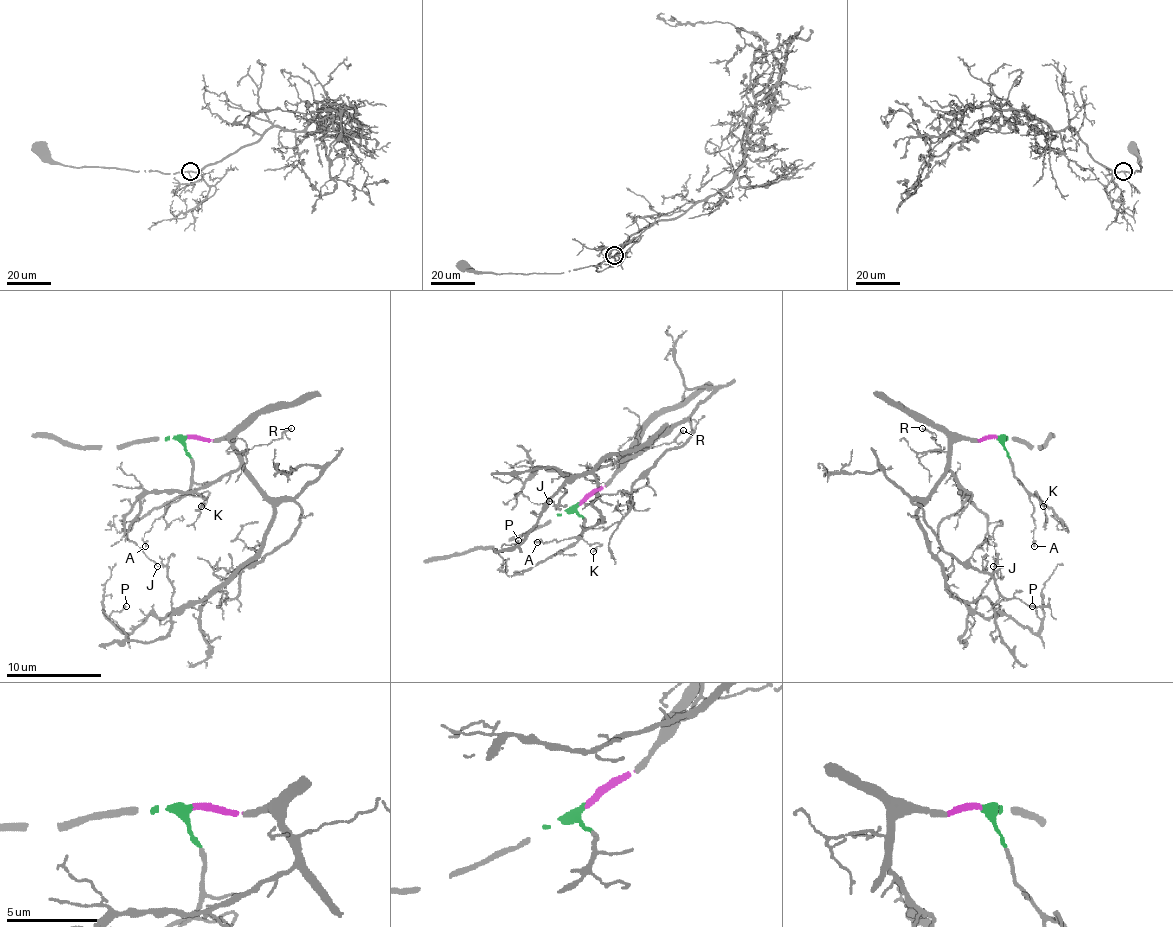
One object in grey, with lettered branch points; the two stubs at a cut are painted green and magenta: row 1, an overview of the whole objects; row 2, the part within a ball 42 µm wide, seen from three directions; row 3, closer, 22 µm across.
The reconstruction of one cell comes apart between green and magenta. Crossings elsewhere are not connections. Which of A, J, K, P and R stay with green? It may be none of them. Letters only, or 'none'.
A, K

